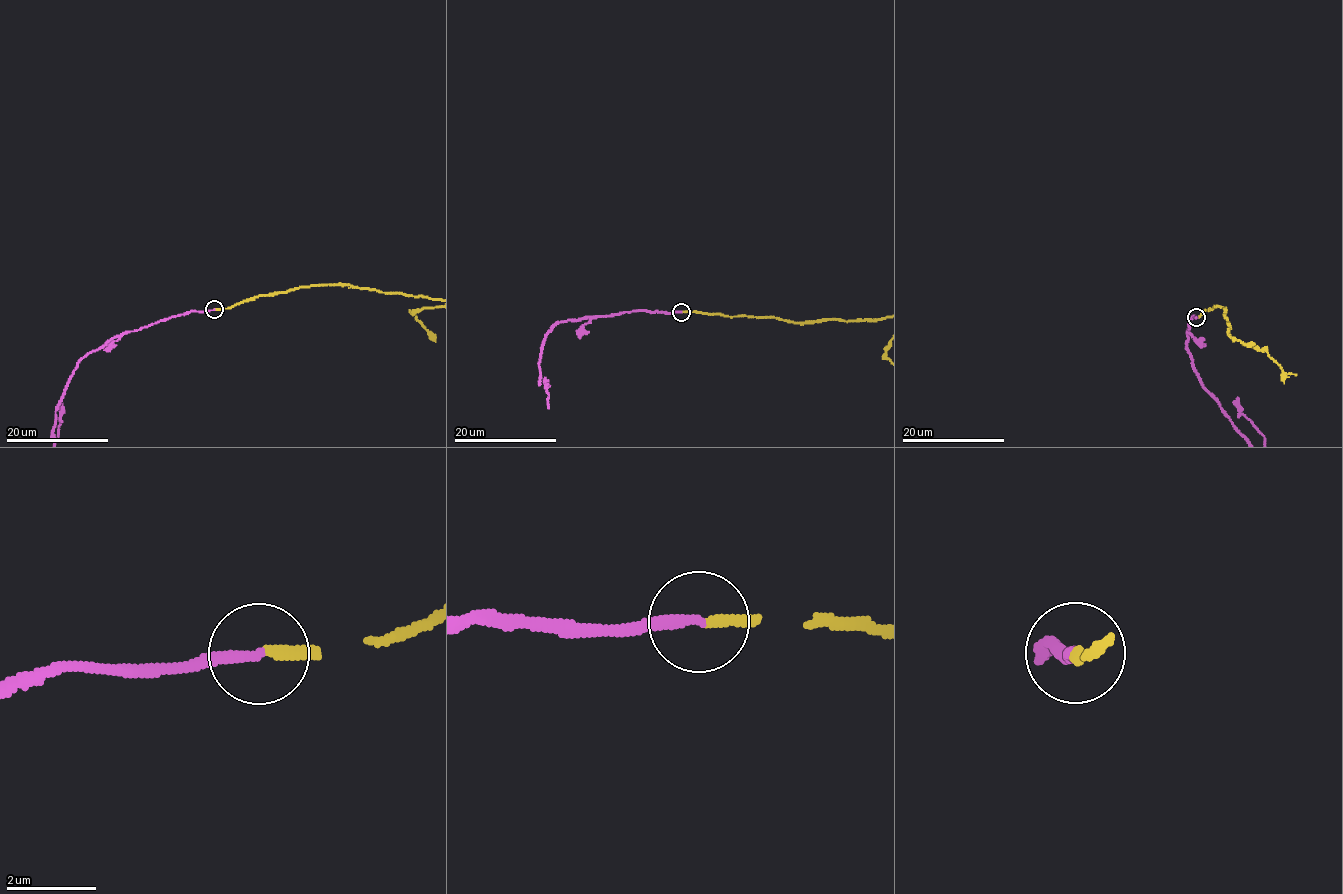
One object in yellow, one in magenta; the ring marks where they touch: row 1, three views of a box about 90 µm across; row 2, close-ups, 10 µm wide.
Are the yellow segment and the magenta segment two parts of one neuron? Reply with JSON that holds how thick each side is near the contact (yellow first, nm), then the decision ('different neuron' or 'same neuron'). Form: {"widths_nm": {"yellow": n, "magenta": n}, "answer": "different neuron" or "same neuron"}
{"widths_nm": {"yellow": 240, "magenta": 240}, "answer": "same neuron"}

